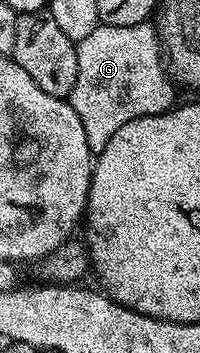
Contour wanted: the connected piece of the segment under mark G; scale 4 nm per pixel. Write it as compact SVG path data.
M153 22L134 26L99 24L77 42L76 49L77 77L68 102L84 126L93 154L102 152L116 130L128 121L158 115L175 104L176 87L165 65L161 39Z

